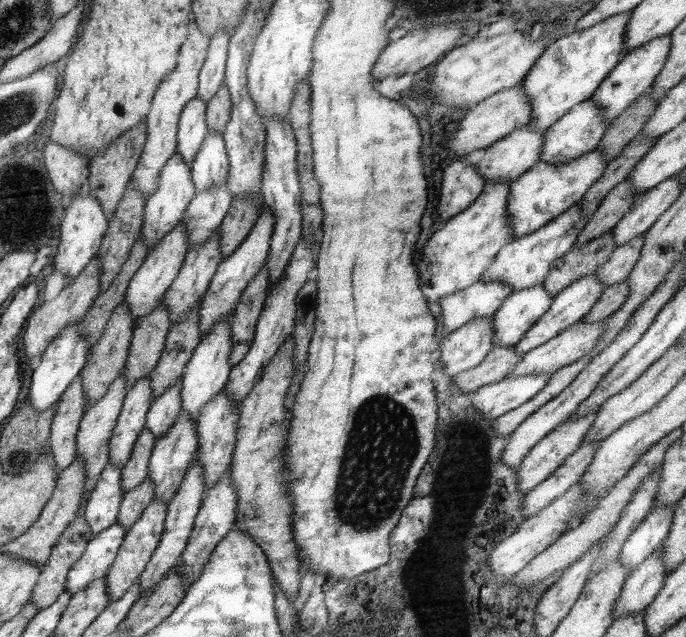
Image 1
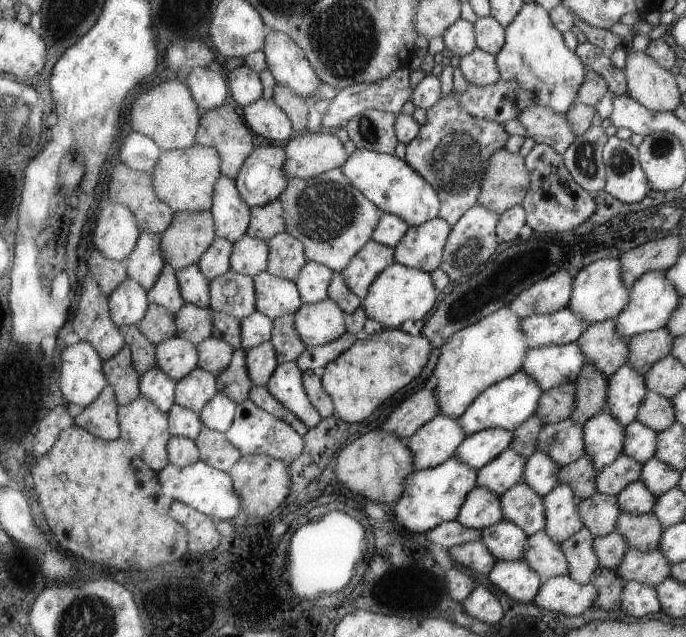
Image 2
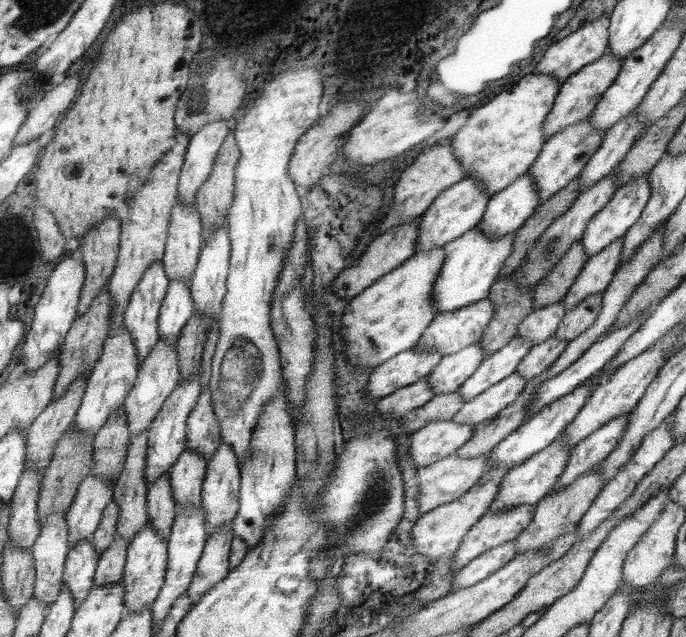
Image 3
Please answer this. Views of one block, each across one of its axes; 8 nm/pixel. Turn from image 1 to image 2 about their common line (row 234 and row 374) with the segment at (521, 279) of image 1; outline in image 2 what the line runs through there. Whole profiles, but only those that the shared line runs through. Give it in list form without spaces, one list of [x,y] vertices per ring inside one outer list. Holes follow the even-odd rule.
[[[568,343],[567,345],[548,345],[545,347],[536,347],[528,349],[526,357],[524,357],[521,371],[530,375],[543,391],[562,386],[568,383],[574,383],[578,378],[580,369],[586,363],[582,350],[576,343]]]

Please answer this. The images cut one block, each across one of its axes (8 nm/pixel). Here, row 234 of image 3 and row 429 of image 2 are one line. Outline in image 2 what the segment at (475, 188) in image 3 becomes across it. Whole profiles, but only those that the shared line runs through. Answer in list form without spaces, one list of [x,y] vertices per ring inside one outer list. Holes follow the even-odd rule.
[[[436,415],[405,440],[414,455],[414,470],[434,468],[456,456],[466,436],[457,419]]]

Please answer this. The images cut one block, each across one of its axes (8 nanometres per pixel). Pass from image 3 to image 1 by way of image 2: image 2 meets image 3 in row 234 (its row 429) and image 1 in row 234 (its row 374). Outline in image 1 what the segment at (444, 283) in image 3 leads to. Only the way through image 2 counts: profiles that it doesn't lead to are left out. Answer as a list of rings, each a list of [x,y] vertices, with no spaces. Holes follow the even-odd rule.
[[[595,148],[592,152],[558,164],[539,161],[522,176],[512,181],[507,196],[507,213],[509,224],[513,228],[514,238],[536,232],[545,224],[556,219],[571,206],[574,206],[586,194],[586,191],[602,176],[610,162],[603,152]]]

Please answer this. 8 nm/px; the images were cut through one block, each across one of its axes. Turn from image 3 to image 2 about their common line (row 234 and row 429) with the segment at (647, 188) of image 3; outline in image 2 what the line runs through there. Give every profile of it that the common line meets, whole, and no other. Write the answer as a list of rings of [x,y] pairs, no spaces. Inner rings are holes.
[[[606,411],[598,413],[583,424],[584,452],[598,473],[623,453],[626,440],[624,429]]]

